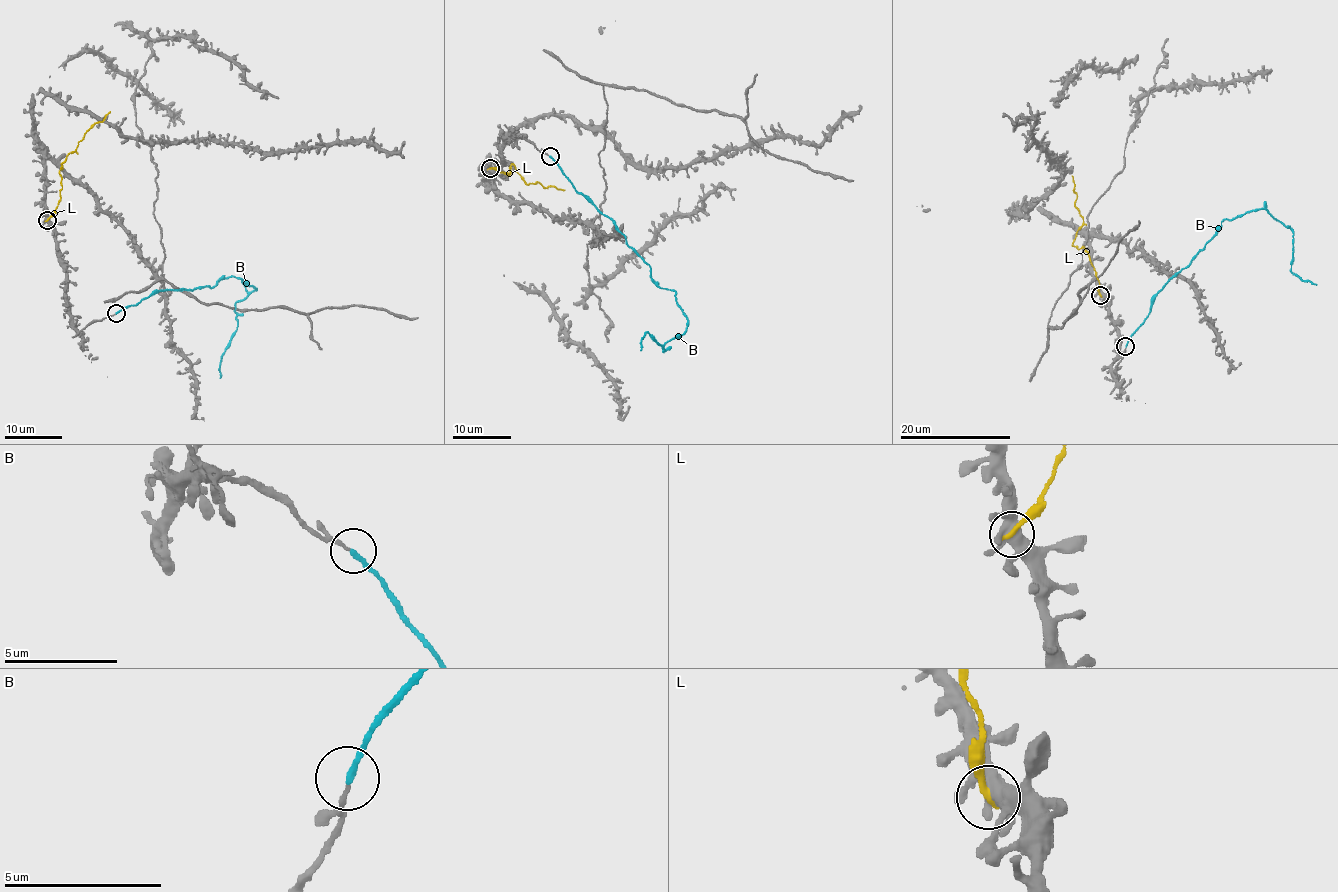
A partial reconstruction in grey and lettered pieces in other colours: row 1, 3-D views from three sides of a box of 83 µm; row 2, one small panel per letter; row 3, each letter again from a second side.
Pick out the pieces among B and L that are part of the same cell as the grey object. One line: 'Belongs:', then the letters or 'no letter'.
Belongs: B

